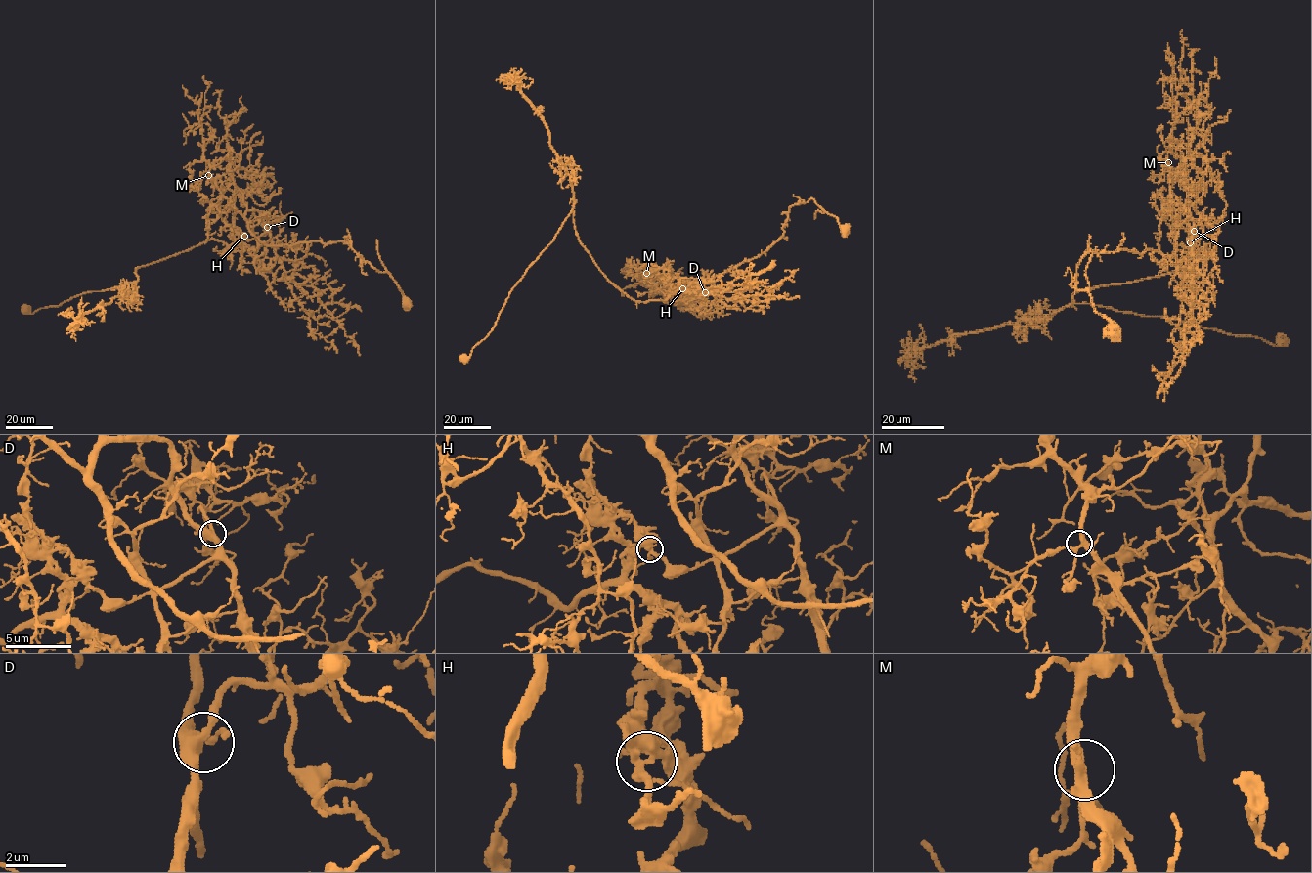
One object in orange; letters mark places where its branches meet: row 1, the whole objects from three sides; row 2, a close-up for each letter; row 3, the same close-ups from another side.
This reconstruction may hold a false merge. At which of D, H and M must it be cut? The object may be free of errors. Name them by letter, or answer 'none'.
H

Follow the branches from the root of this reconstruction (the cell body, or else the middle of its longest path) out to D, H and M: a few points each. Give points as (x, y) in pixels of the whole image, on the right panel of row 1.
D: (1112, 333), (1089, 292), (1070, 284), (1080, 260), (1122, 249), (1175, 255), (1183, 208), (1194, 231)
H: (1112, 333), (1089, 292), (1070, 284), (1080, 260), (1122, 249), (1175, 255), (1181, 221), (1196, 237), (1189, 242)
M: (1112, 333), (1089, 292), (1070, 283), (1087, 252), (1150, 248), (1175, 255), (1178, 216), (1168, 162)

